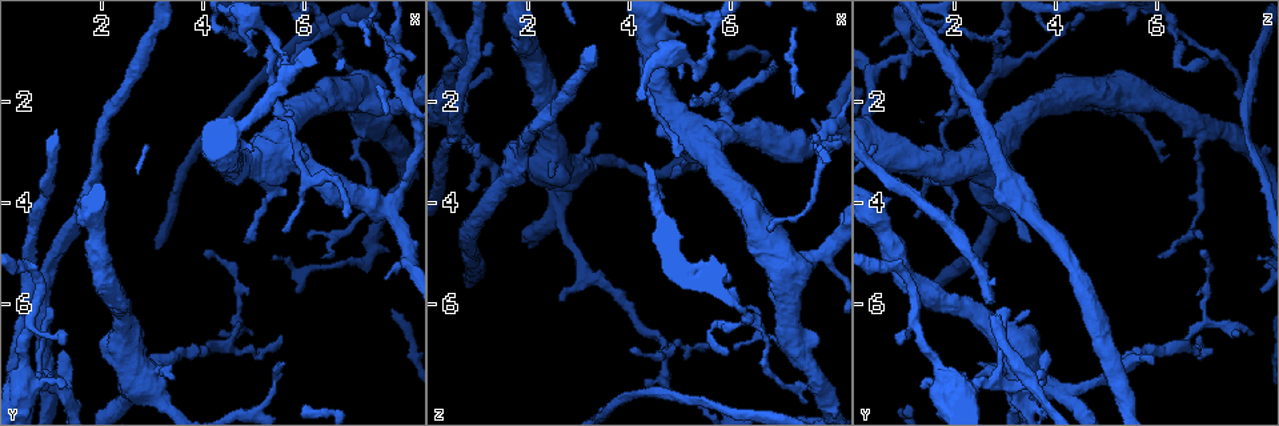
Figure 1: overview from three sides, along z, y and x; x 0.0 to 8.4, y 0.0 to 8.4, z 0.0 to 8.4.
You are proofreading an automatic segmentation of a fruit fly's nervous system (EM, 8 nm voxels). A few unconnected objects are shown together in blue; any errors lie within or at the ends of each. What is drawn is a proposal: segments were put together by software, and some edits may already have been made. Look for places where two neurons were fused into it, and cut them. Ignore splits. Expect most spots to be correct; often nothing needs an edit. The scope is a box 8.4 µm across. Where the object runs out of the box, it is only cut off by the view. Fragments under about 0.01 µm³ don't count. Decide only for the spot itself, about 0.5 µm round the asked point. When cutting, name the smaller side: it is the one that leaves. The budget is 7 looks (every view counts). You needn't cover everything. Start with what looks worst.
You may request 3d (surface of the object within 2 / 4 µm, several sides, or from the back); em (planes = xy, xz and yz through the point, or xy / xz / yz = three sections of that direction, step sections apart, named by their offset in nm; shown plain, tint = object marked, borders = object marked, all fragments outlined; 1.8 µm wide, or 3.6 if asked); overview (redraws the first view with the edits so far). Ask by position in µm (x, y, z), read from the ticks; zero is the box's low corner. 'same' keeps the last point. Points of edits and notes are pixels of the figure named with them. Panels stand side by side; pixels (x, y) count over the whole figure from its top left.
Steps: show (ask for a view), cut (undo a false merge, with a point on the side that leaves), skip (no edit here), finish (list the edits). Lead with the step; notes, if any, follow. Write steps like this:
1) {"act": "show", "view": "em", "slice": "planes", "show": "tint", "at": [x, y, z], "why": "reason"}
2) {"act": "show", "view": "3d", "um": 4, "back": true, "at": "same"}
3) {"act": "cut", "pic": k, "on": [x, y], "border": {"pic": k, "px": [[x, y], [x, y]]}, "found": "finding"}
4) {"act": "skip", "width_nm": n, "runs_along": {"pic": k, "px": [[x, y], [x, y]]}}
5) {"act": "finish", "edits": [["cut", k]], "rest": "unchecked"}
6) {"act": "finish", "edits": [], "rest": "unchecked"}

{"act": "show", "view": "em", "um": 3.6, "slice": "xy", "step": 4, "show": "tint", "at": [5.75, 3.10, 2.65], "why": "narrows sharply"}

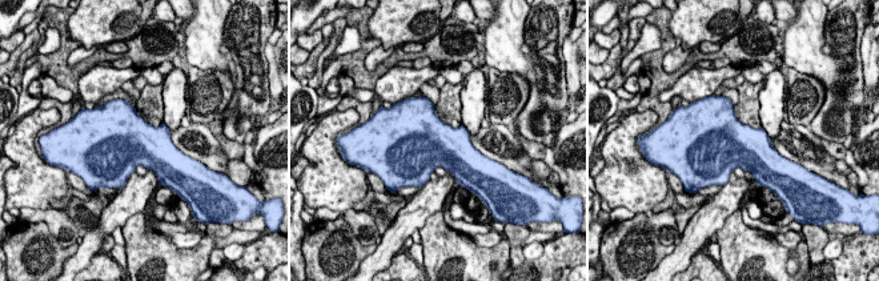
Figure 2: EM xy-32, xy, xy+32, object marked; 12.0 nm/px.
{"act": "skip", "found": "continuous, no second neuron"}

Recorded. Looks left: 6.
{"act": "show", "view": "em", "slice": "planes", "show": "tint", "at": [5.30, 7.80, 3.05], "why": "thick turns thin"}

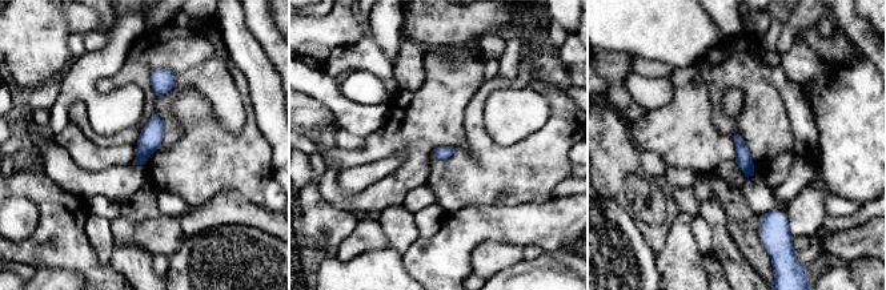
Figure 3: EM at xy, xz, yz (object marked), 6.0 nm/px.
{"act": "skip", "found": "all the same neuron"}

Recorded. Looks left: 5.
{"act": "show", "view": "em", "slice": "planes", "show": "plain", "at": [7.65, 4.10, 2.80], "why": "three arms meet"}

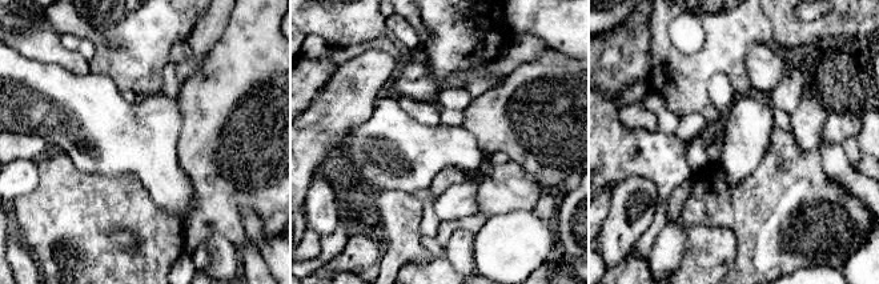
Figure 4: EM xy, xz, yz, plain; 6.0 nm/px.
{"act": "show", "view": "em", "slice": "planes", "show": "tint", "at": "same"}

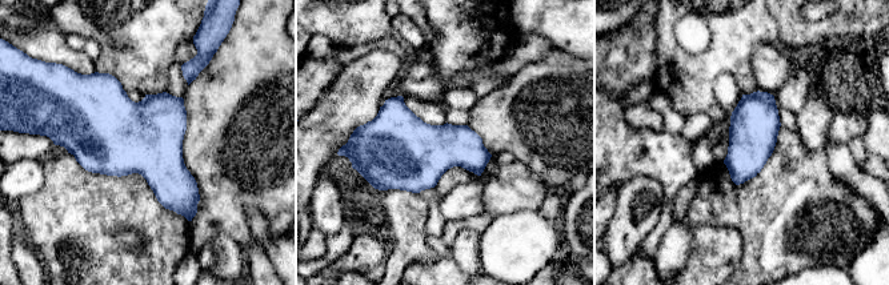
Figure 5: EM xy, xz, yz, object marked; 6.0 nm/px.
{"act": "skip", "found": "all the same neuron"}

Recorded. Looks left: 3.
{"act": "finish", "edits": [], "rest": "unchecked"}

